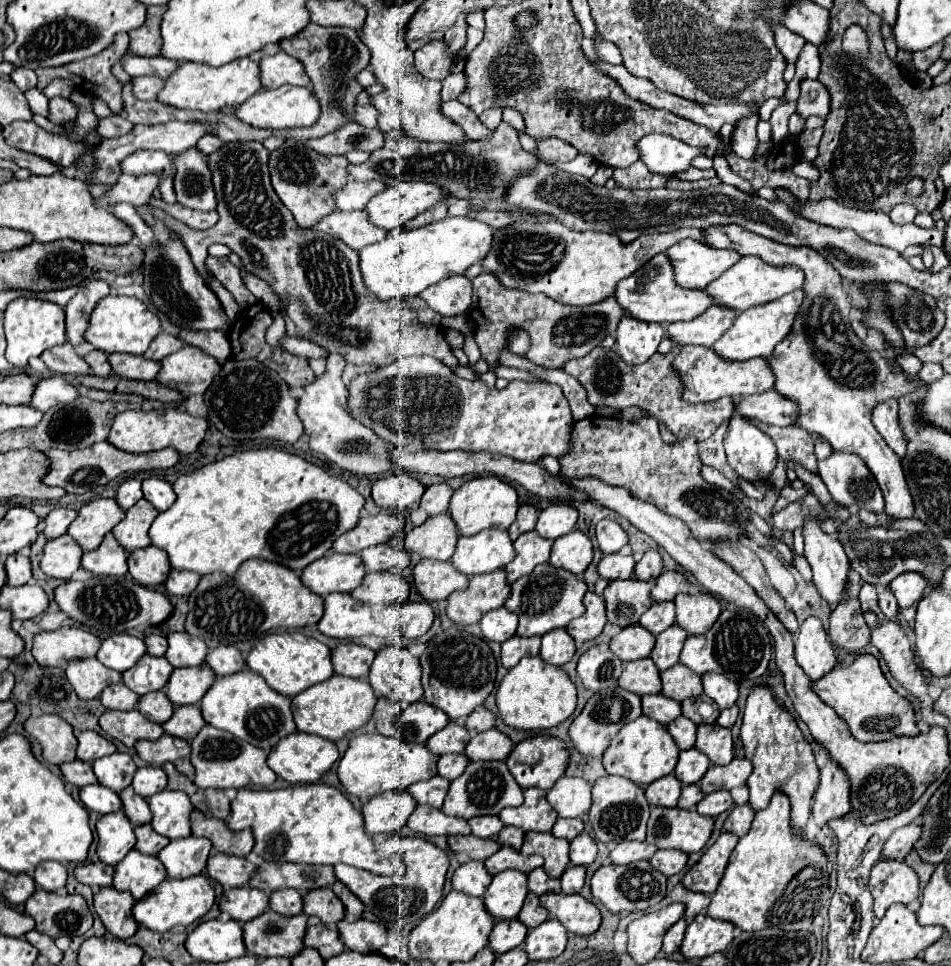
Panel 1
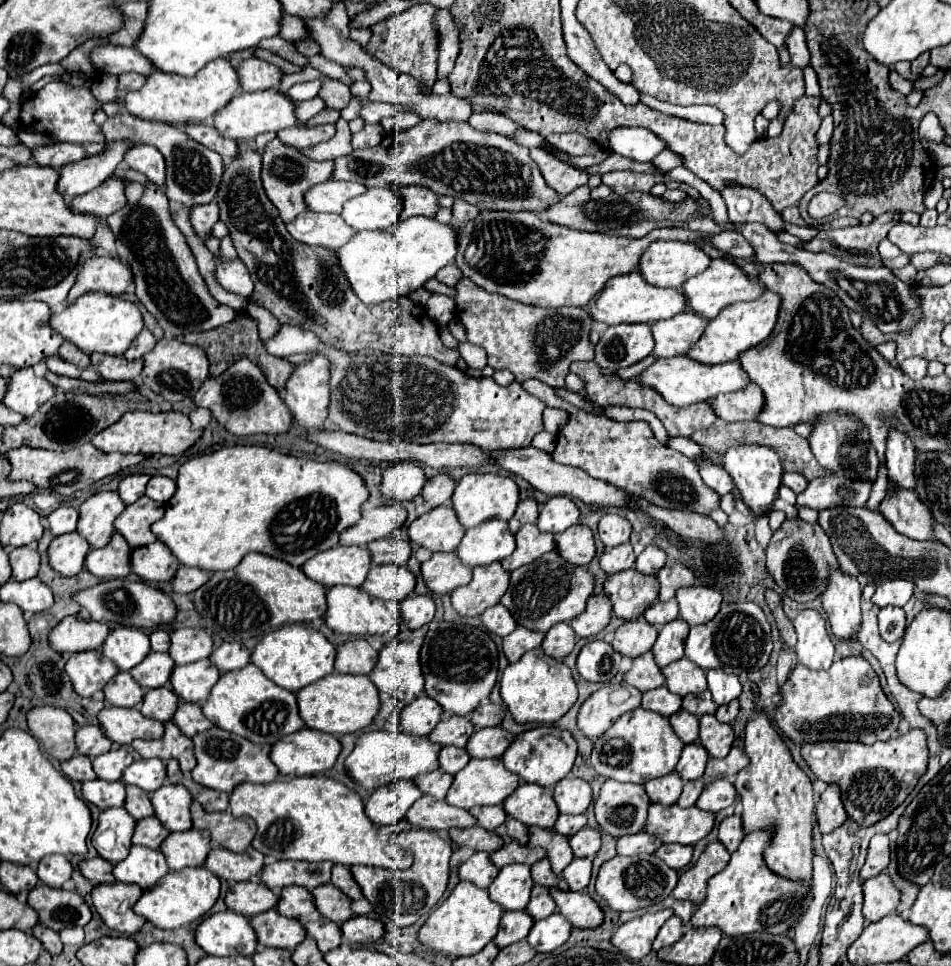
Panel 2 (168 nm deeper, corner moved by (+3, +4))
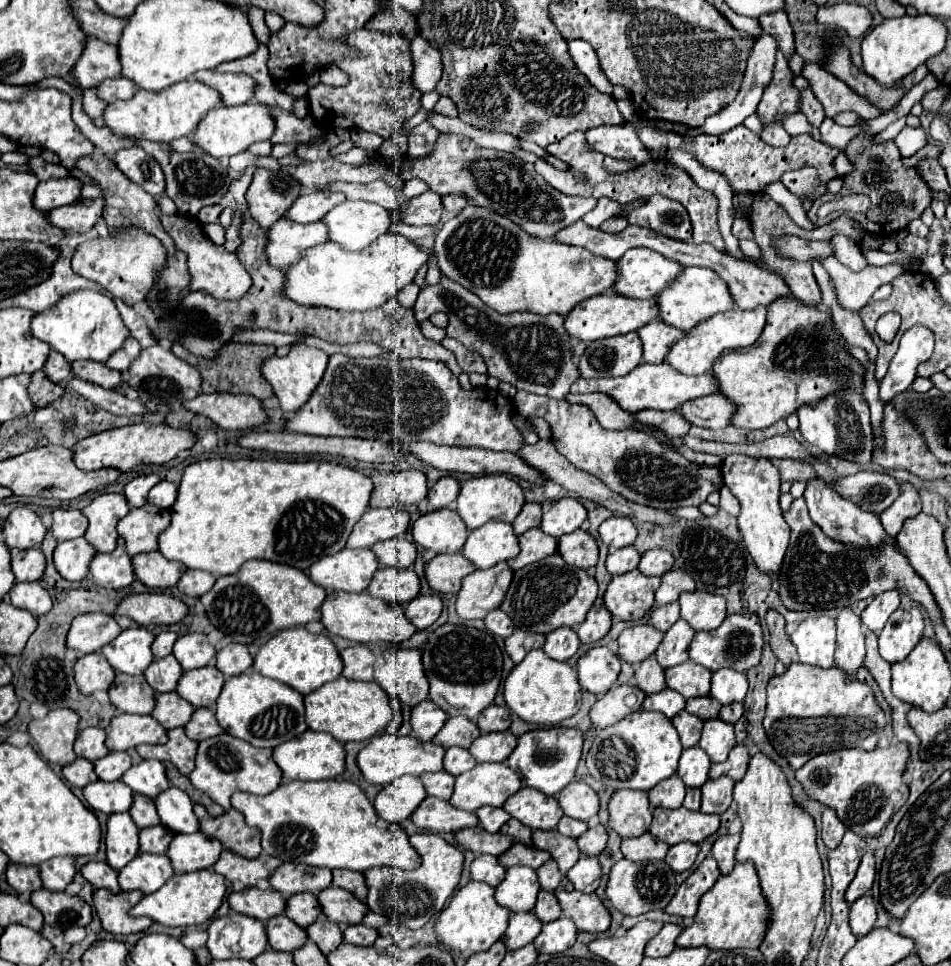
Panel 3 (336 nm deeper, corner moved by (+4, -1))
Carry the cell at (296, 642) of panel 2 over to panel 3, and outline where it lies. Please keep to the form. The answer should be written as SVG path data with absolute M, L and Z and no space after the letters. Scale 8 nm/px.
M295 627L295 629L283 629L275 637L271 637L255 655L253 669L265 677L277 679L301 695L307 695L321 685L335 681L341 675L343 663L337 653L337 647L327 635L313 635L305 627Z

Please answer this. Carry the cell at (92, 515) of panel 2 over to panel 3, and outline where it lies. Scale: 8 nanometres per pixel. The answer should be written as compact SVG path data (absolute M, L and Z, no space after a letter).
M105 493L91 501L81 513L89 519L89 527L85 531L85 539L99 551L111 553L117 543L117 521L129 513L129 503L119 493Z

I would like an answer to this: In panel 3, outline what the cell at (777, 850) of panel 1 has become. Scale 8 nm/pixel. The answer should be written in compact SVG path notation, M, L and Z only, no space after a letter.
M745 861L745 863L737 863L733 867L733 871L729 875L721 875L717 879L717 883L701 897L699 901L699 911L695 915L695 921L693 925L685 927L681 931L681 935L677 937L677 945L679 947L699 947L699 945L705 945L709 949L737 949L737 947L757 947L761 945L761 939L765 937L767 933L767 927L769 927L769 903L761 891L761 885L759 885L759 877L757 877L757 871L753 867L751 861Z

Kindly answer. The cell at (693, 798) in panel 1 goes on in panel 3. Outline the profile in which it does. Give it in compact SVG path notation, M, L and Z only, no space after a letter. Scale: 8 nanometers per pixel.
M687 789L683 807L685 807L685 809L693 809L693 811L697 811L699 805L701 805L701 791L699 791L699 789Z

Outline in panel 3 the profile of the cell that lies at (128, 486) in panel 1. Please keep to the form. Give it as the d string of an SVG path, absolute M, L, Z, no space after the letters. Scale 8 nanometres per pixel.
M157 475L135 477L131 483L125 485L123 495L127 497L127 501L129 501L131 507L141 507L141 505L145 505L145 501L147 501L149 489L151 489L155 483L159 483L159 481L161 481L161 479L159 479Z

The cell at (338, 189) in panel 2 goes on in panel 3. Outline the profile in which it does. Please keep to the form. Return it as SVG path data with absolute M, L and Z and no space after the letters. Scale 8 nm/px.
M315 191L305 193L297 197L297 201L291 205L287 217L297 223L313 223L323 219L335 205L343 203L347 199L341 191Z

